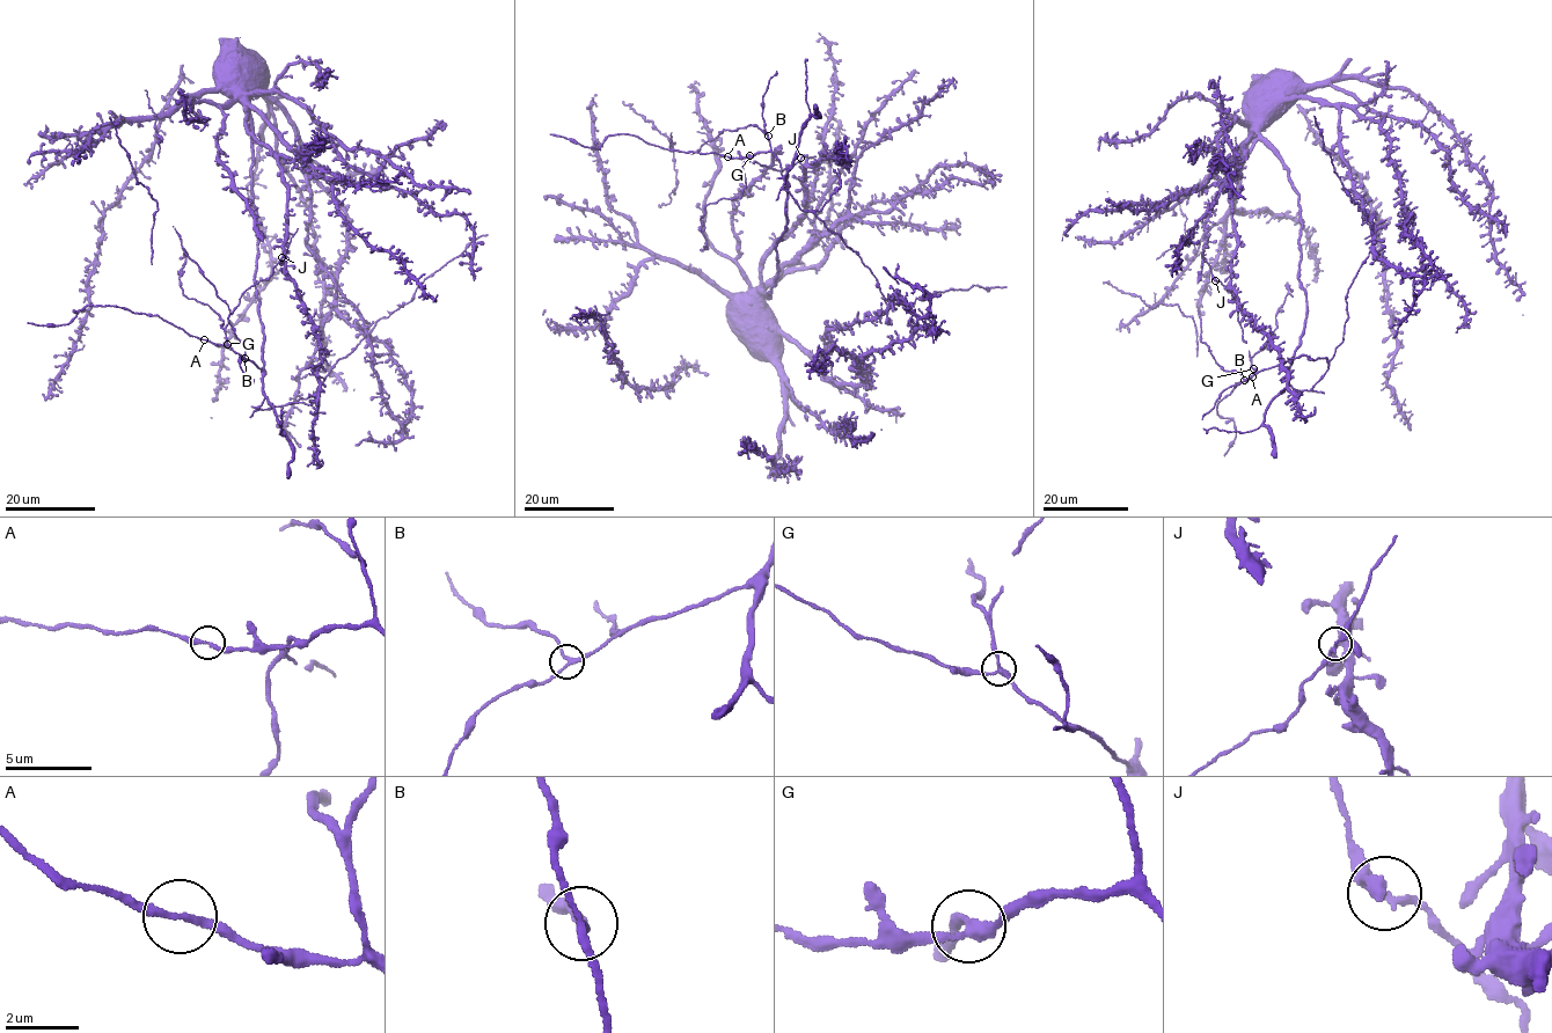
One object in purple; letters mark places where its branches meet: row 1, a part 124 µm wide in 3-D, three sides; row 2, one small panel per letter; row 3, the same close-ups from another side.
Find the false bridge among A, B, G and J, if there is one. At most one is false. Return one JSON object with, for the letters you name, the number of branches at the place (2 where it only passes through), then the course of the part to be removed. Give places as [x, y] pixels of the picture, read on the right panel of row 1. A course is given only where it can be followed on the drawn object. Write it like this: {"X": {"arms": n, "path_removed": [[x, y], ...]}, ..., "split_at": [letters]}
{"split_at": []}

